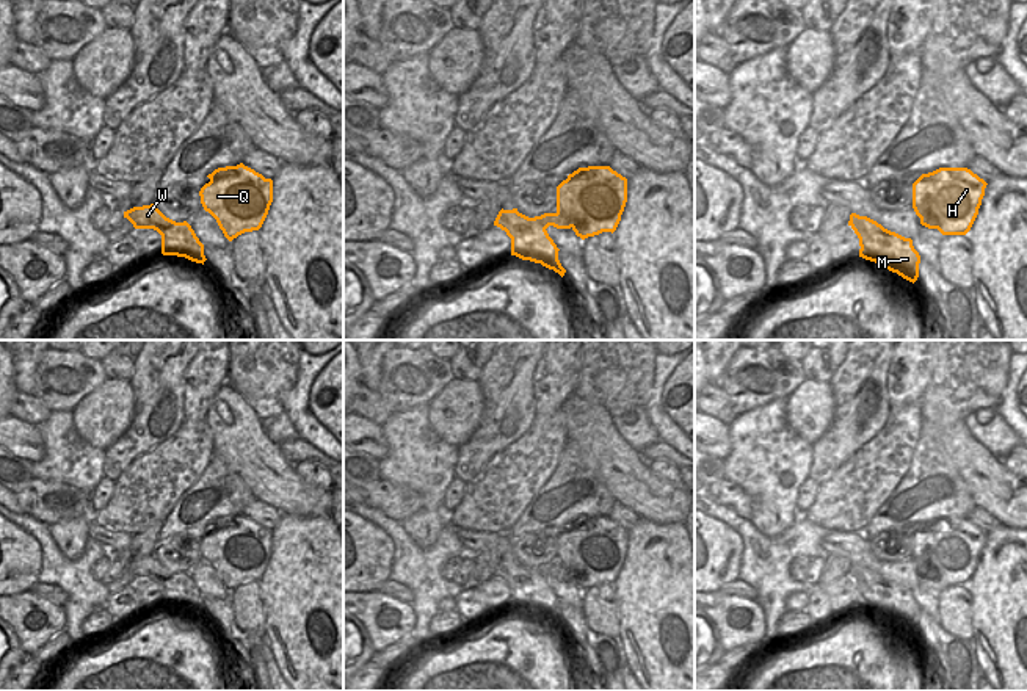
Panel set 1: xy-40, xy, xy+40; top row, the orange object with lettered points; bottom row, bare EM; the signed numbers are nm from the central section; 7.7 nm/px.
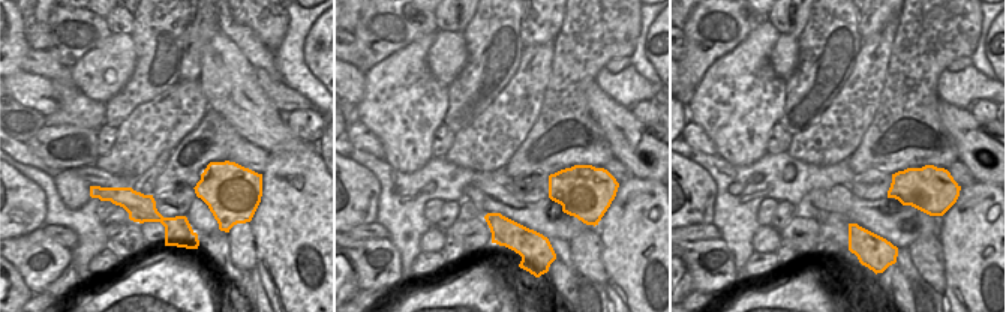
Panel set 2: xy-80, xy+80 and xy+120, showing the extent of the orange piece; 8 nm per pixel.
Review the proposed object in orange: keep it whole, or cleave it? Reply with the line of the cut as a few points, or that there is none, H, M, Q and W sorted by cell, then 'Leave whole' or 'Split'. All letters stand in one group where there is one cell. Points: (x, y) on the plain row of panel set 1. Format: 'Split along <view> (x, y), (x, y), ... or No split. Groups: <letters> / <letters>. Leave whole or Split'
Split along xy (557, 560), (571, 577). Groups: H Q / M W. Split.

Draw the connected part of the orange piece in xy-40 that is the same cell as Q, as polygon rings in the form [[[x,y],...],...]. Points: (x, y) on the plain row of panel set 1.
[[[245,517],[218,519],[201,542],[201,555],[232,592],[245,583],[259,581],[273,553],[273,531]]]

